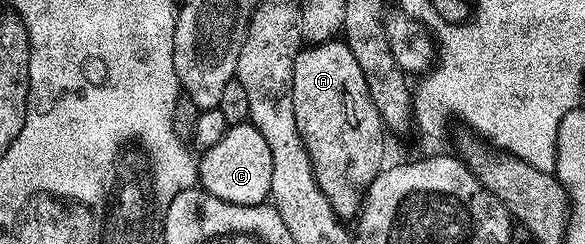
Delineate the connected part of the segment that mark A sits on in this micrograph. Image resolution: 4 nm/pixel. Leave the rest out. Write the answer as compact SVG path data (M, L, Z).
M334 39L325 44L312 44L296 55L293 62L293 114L297 118L301 142L305 142L305 150L313 166L317 186L323 191L325 198L329 200L329 206L340 220L354 221L363 207L367 187L385 167L385 129L383 119L377 114L377 106L373 106L369 86L365 86L365 74L361 74L361 66L357 66L357 58L353 58L353 50L349 50L346 42Z

